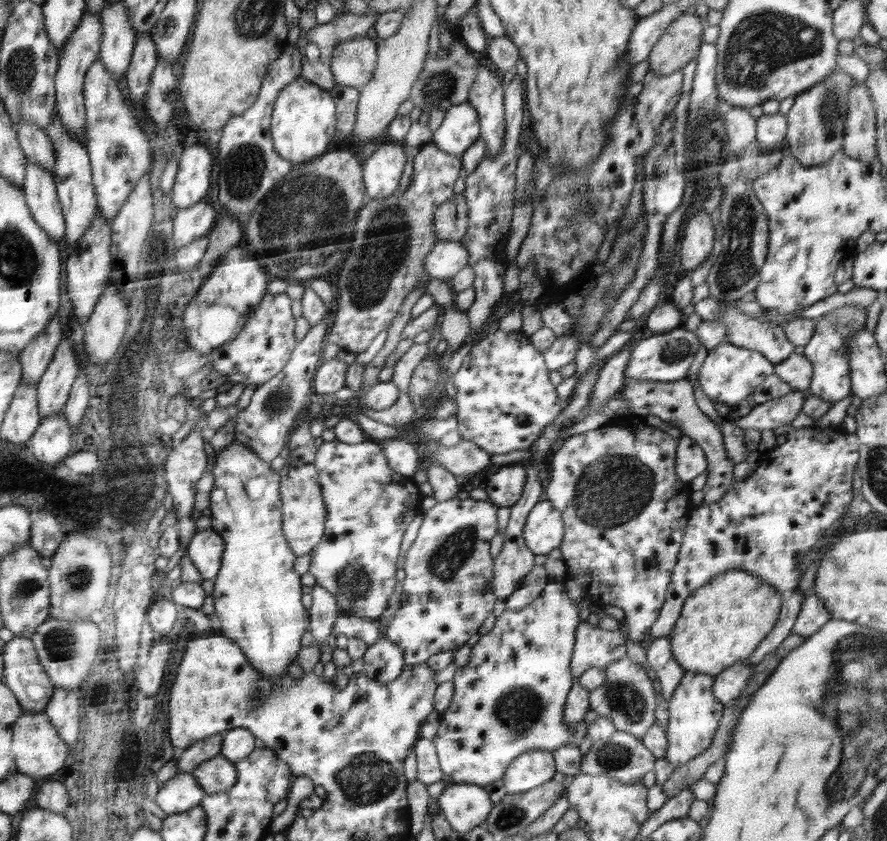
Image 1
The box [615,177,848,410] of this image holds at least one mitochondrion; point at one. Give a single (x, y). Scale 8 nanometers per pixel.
(737, 268)

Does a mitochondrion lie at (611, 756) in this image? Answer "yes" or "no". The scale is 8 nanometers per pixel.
yes

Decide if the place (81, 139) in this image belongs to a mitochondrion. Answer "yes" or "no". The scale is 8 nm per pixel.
no

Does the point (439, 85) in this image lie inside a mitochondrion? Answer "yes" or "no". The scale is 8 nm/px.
yes

